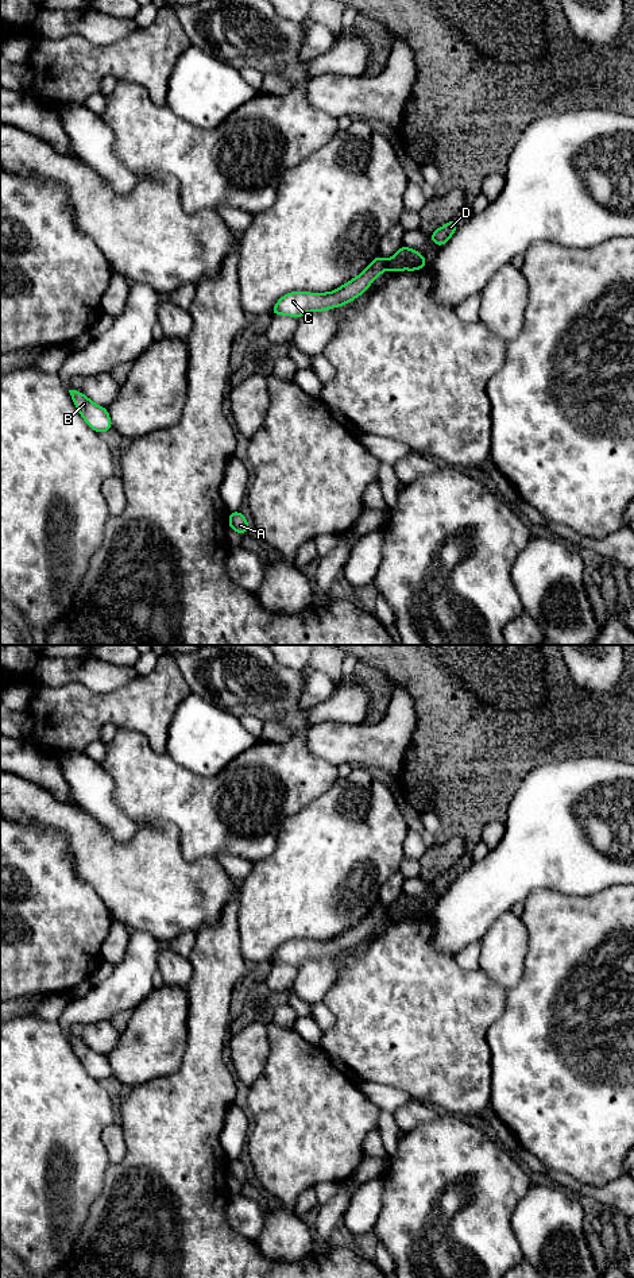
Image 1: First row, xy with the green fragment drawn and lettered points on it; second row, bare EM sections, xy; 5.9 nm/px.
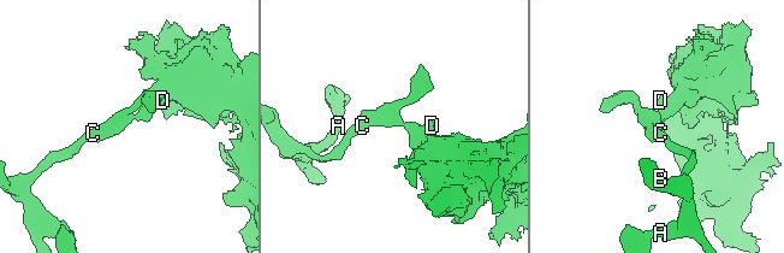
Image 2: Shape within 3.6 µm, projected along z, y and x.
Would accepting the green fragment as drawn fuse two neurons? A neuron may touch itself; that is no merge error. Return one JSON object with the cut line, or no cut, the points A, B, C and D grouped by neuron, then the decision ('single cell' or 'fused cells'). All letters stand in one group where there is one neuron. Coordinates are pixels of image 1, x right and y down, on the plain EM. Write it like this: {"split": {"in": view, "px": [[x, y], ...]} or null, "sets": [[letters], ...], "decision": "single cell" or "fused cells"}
{"split": {"in": "xy", "px": [[386, 908], [387, 914]]}, "sets": [["A", "B", "C"], ["D"]], "decision": "fused cells"}

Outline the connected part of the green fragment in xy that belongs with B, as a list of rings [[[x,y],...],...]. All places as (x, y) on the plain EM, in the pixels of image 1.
[[[69,1038],[71,1047],[84,1069],[97,1081],[112,1077],[112,1069],[107,1055],[96,1053],[84,1040]]]

